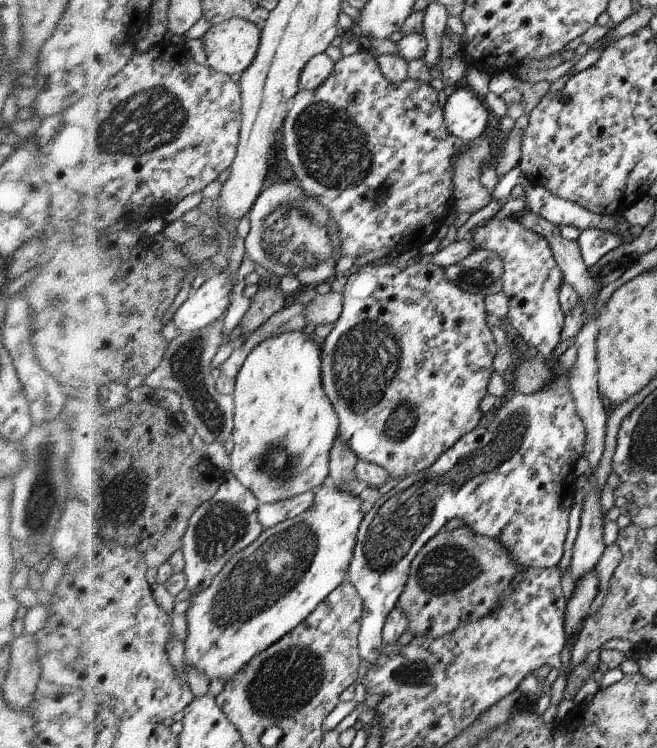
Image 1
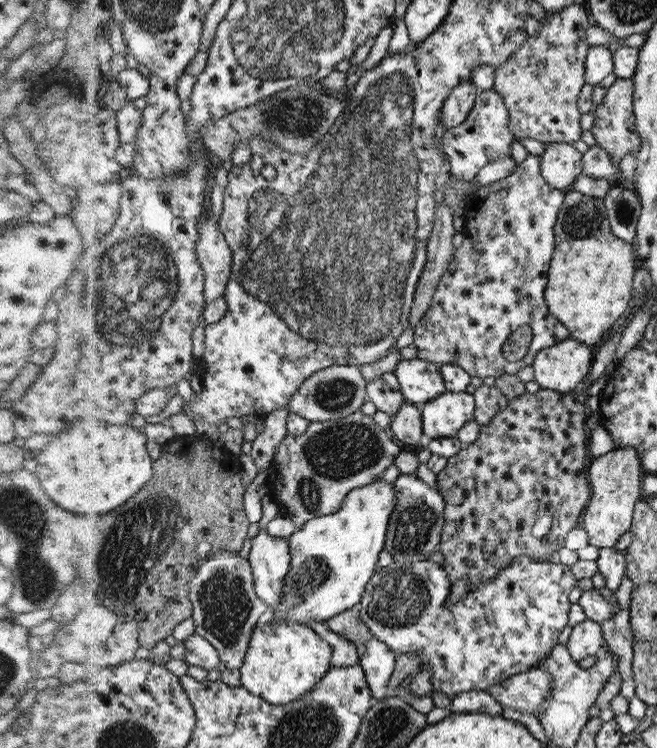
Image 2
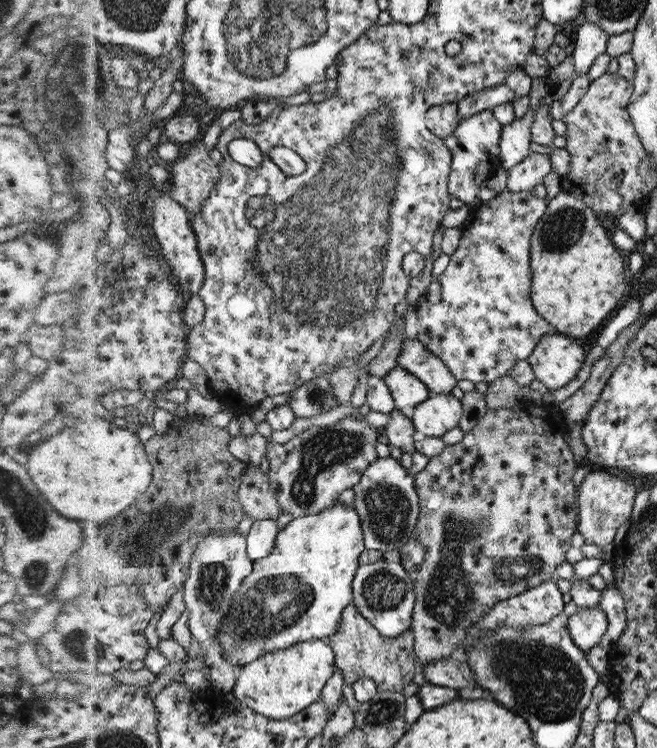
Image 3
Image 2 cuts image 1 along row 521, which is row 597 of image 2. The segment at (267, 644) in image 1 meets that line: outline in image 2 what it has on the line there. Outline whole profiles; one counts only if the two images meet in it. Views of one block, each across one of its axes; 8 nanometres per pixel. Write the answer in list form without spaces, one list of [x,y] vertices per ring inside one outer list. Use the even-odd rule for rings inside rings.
[[[380,480],[368,486],[356,488],[346,496],[342,508],[334,515],[322,516],[305,525],[291,536],[292,543],[292,572],[288,574],[287,588],[285,589],[284,602],[282,606],[274,608],[274,619],[298,622],[311,625],[312,621],[326,621],[348,611],[349,608],[361,602],[362,596],[367,590],[367,585],[376,570],[376,562],[380,552],[384,550],[386,542],[386,530],[388,530],[389,519],[392,512],[396,510],[397,491],[392,482],[381,482]]]

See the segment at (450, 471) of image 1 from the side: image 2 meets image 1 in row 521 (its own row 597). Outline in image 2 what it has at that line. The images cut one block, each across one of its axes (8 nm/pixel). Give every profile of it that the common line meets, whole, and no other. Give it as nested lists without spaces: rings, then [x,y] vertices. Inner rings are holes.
[[[528,555],[518,556],[493,580],[478,584],[475,590],[469,591],[454,604],[448,604],[453,584],[440,563],[422,560],[408,565],[394,561],[376,570],[372,577],[360,602],[360,618],[373,636],[386,643],[394,655],[420,652],[421,664],[430,666],[433,690],[451,699],[460,692],[486,691],[494,684],[534,669],[542,660],[546,660],[546,654],[550,654],[558,644],[558,636],[568,624],[568,594],[576,586],[571,566],[549,560],[536,561]]]

